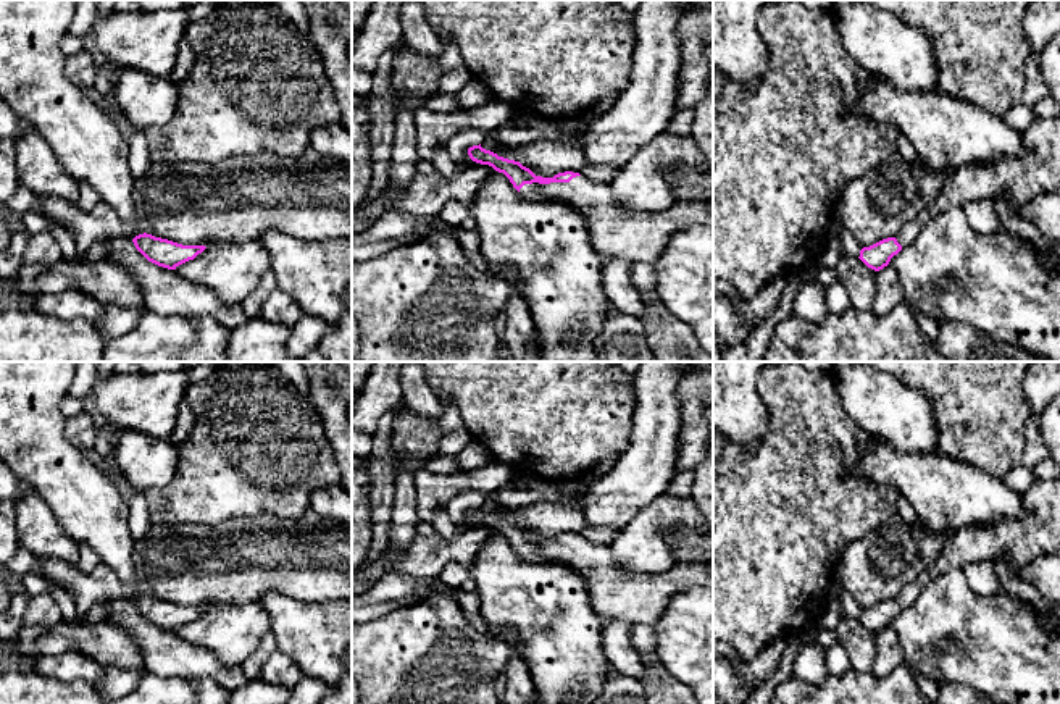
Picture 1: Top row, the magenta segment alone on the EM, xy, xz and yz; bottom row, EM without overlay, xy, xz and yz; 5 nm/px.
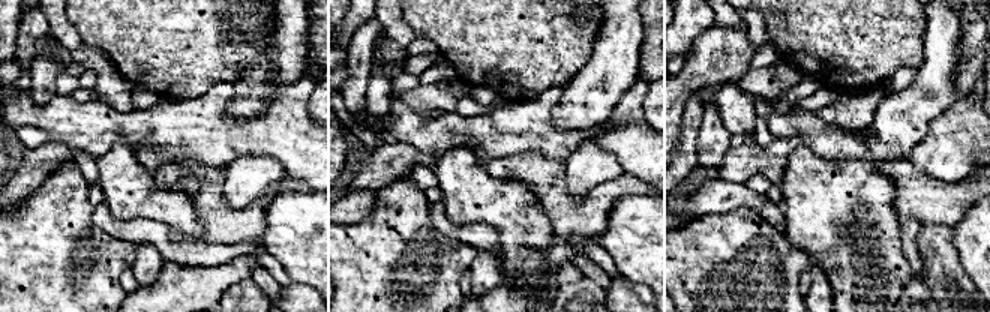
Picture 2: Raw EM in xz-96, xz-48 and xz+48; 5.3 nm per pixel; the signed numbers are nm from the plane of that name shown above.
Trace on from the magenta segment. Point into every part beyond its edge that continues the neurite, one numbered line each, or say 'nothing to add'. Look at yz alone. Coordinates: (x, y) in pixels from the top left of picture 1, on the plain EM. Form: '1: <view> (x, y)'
1: yz (1038, 533)

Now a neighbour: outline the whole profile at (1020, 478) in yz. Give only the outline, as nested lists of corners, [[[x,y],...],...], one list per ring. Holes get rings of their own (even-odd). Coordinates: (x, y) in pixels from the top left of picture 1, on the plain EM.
[[[1025,465],[1015,467],[1002,478],[1008,488],[1020,494],[1023,494],[1034,483],[1034,480],[1036,476],[1033,468],[1026,468]]]

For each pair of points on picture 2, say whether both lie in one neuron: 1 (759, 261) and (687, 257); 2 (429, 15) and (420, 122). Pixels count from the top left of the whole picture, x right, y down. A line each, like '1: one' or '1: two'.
1: one
2: two

